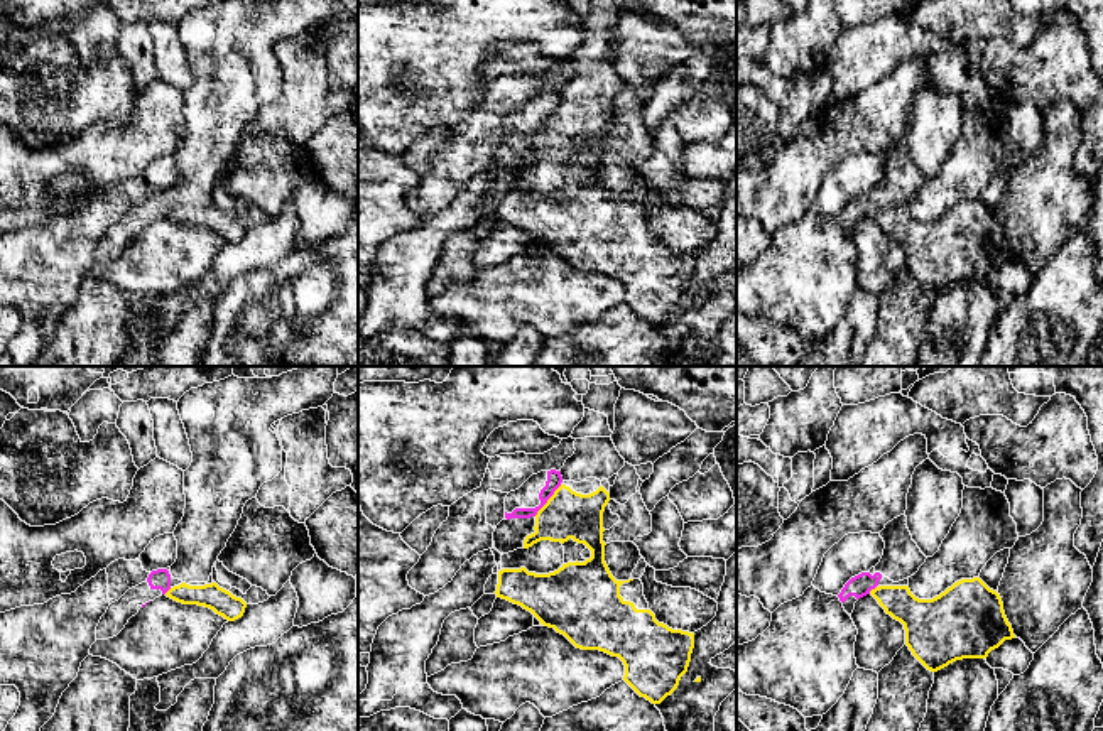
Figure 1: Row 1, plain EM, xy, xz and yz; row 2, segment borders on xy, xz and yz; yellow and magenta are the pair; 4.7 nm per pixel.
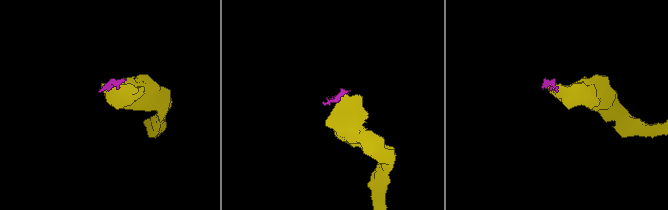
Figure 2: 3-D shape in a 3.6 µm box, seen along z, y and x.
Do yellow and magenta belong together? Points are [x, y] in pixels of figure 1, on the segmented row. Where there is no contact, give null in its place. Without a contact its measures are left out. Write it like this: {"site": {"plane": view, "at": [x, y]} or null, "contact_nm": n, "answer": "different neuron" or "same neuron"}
{"site": {"plane": "xz", "at": [548, 500]}, "contact_nm": 200, "answer": "different neuron"}

